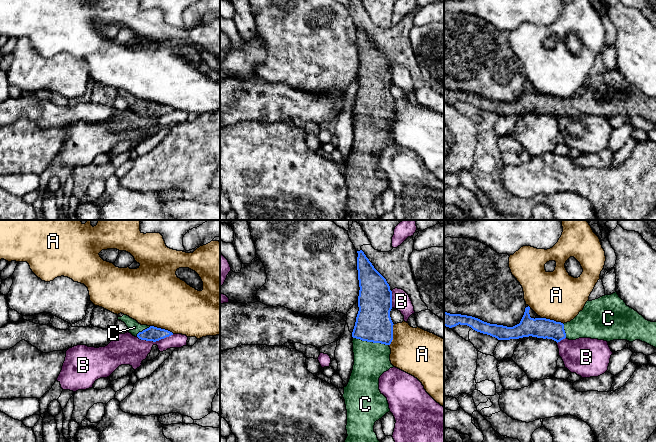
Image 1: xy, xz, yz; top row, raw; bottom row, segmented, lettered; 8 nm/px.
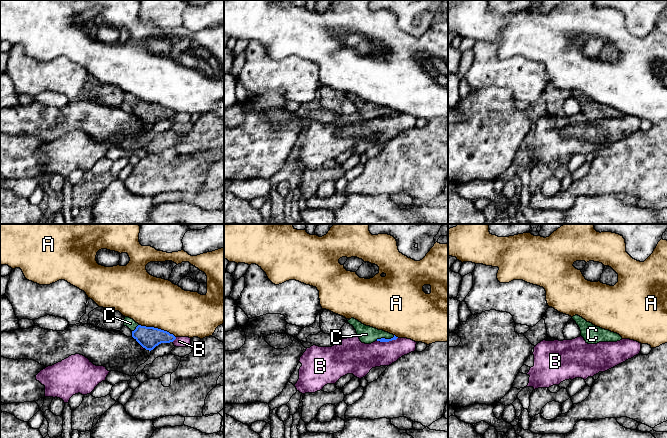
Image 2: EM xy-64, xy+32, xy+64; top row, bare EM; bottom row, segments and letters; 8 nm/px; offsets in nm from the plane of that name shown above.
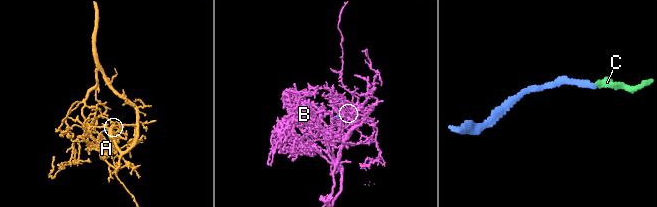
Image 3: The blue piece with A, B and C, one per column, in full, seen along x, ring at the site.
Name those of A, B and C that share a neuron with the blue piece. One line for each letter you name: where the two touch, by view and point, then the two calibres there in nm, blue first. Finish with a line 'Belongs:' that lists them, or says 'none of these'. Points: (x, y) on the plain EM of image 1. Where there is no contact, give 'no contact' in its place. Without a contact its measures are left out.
C: meets blue in xz at (371, 117); 280 nm thick on the blue side, 280 nm on the other
Belongs: C

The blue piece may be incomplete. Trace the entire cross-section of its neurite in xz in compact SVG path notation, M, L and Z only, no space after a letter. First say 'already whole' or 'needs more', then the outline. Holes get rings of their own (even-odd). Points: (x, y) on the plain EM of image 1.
needs more; M362 26L357 27L357 46L359 56L359 87L356 93L355 102L352 108L354 141L346 163L344 163L343 174L347 186L347 214L344 220L379 220L380 217L374 208L375 198L390 188L387 174L379 166L380 152L394 142L390 137L391 125L389 121L393 116L393 98L390 93L392 85L392 67L386 55L374 44Z

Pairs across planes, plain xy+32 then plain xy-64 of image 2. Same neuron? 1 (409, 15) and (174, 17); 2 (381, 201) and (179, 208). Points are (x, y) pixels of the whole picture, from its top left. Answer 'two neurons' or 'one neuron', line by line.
1: one neuron
2: two neurons

